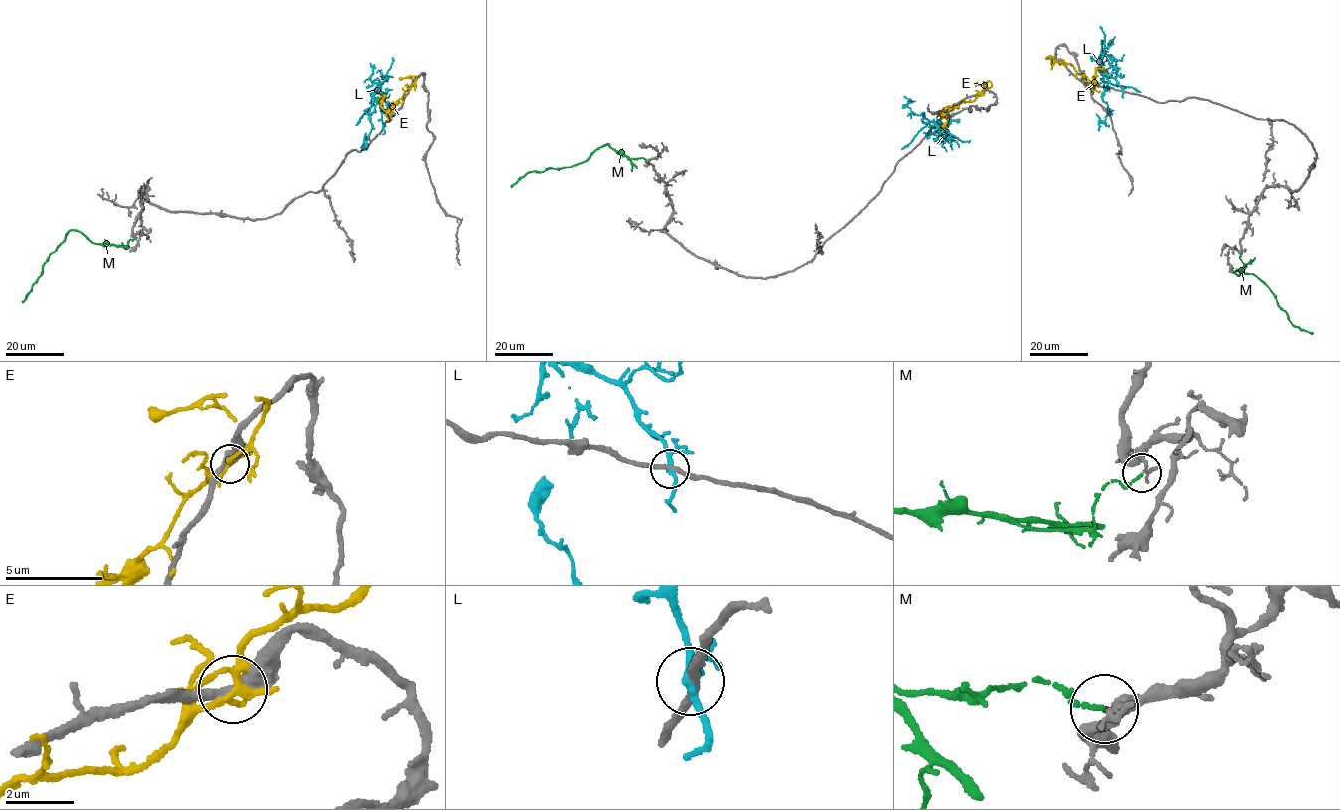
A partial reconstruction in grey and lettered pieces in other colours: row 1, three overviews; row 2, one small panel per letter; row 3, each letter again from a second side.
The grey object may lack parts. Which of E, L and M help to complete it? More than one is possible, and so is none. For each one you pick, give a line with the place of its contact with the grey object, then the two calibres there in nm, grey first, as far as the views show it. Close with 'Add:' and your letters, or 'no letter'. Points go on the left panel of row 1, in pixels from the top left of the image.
Add: no letter

